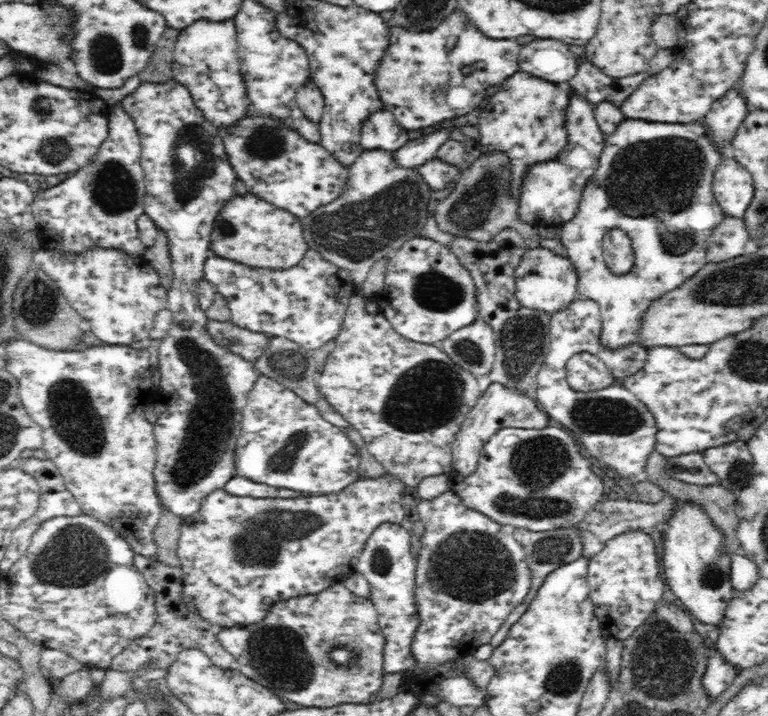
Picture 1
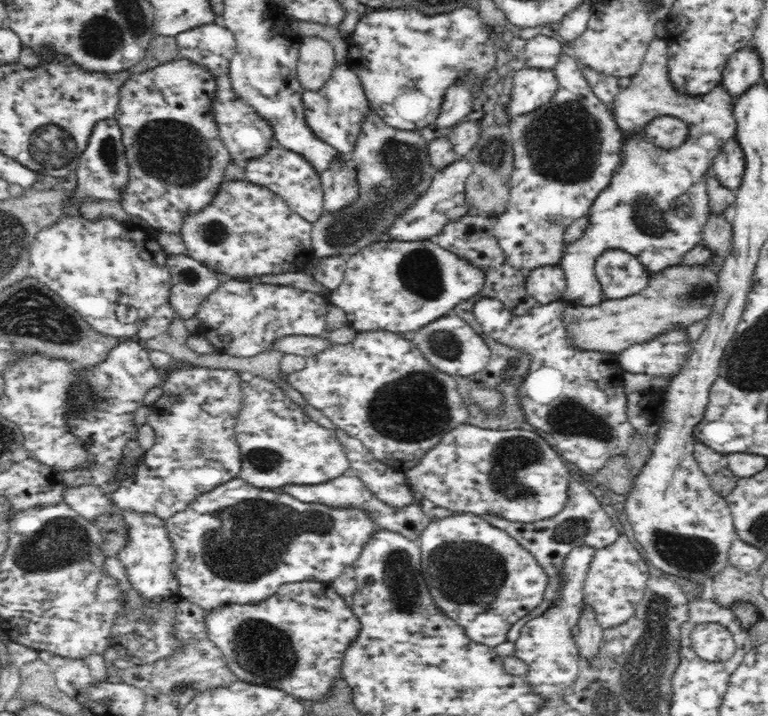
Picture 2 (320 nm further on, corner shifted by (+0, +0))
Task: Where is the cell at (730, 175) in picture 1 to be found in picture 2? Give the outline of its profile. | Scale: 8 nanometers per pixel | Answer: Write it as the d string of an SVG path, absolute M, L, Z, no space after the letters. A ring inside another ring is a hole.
M736 136L728 140L716 154L711 169L722 186L736 192L745 171L745 154Z

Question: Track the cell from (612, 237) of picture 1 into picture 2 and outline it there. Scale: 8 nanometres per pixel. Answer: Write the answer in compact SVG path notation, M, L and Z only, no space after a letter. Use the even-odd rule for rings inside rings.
M610 249L598 256L594 274L604 297L610 300L638 294L648 286L650 275L634 255L620 249Z

